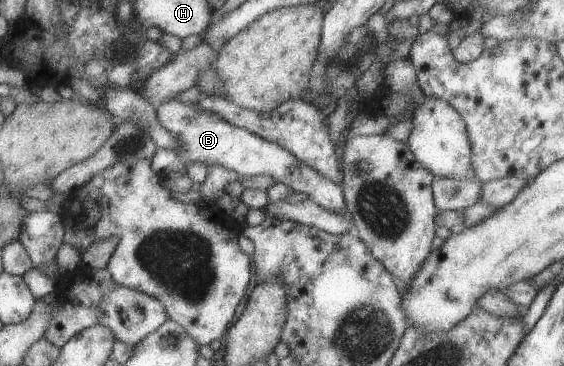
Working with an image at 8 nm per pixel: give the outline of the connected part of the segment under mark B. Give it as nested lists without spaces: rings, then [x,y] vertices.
[[[172,99],[171,101],[160,104],[157,107],[157,114],[160,122],[179,138],[181,148],[176,154],[184,165],[192,161],[202,161],[210,165],[224,165],[231,171],[237,172],[239,175],[244,175],[245,177],[266,174],[273,177],[275,182],[282,182],[288,185],[296,193],[304,192],[308,198],[315,200],[319,205],[325,206],[328,210],[346,213],[351,218],[351,214],[347,208],[347,202],[345,201],[343,187],[335,180],[324,176],[319,170],[302,162],[290,149],[284,148],[284,146],[279,145],[277,142],[262,138],[252,131],[232,126],[231,123],[226,122],[219,115],[204,113],[203,111],[199,111],[194,105],[182,103],[178,99]]]

